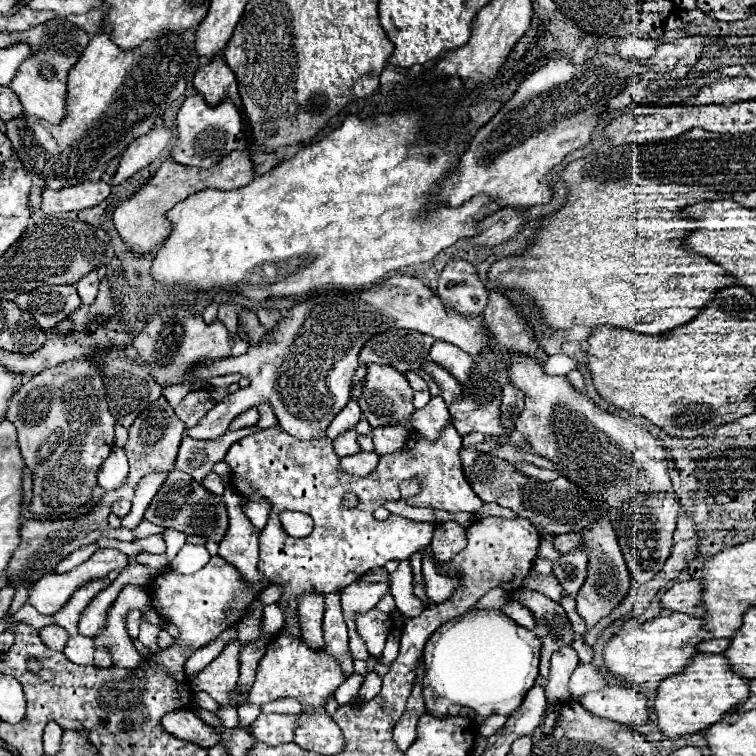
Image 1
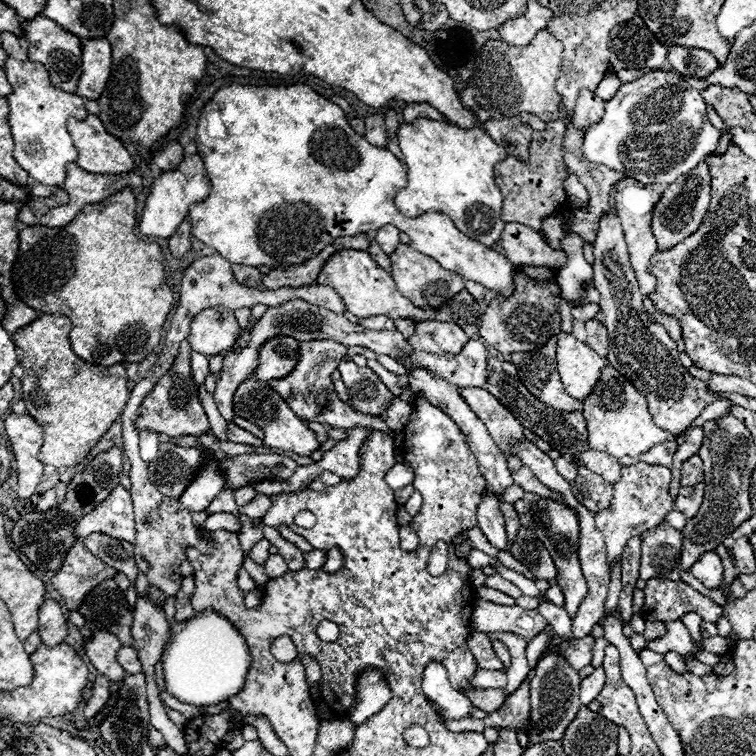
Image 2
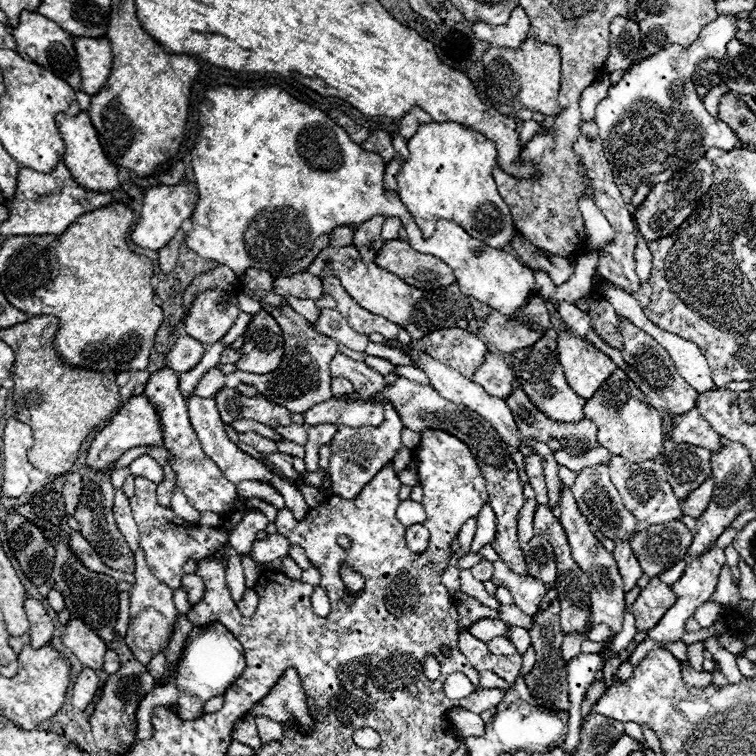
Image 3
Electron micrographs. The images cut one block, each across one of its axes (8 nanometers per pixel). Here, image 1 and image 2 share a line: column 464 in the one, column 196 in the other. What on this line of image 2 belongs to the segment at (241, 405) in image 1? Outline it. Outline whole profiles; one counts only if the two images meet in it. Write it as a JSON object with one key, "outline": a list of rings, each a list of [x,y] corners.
{"outline":[[[214,306],[196,314],[188,342],[194,352],[212,356],[209,359],[210,373],[218,374],[224,358],[222,352],[228,352],[234,346],[238,332],[240,324],[234,316],[234,310],[226,306]]]}

